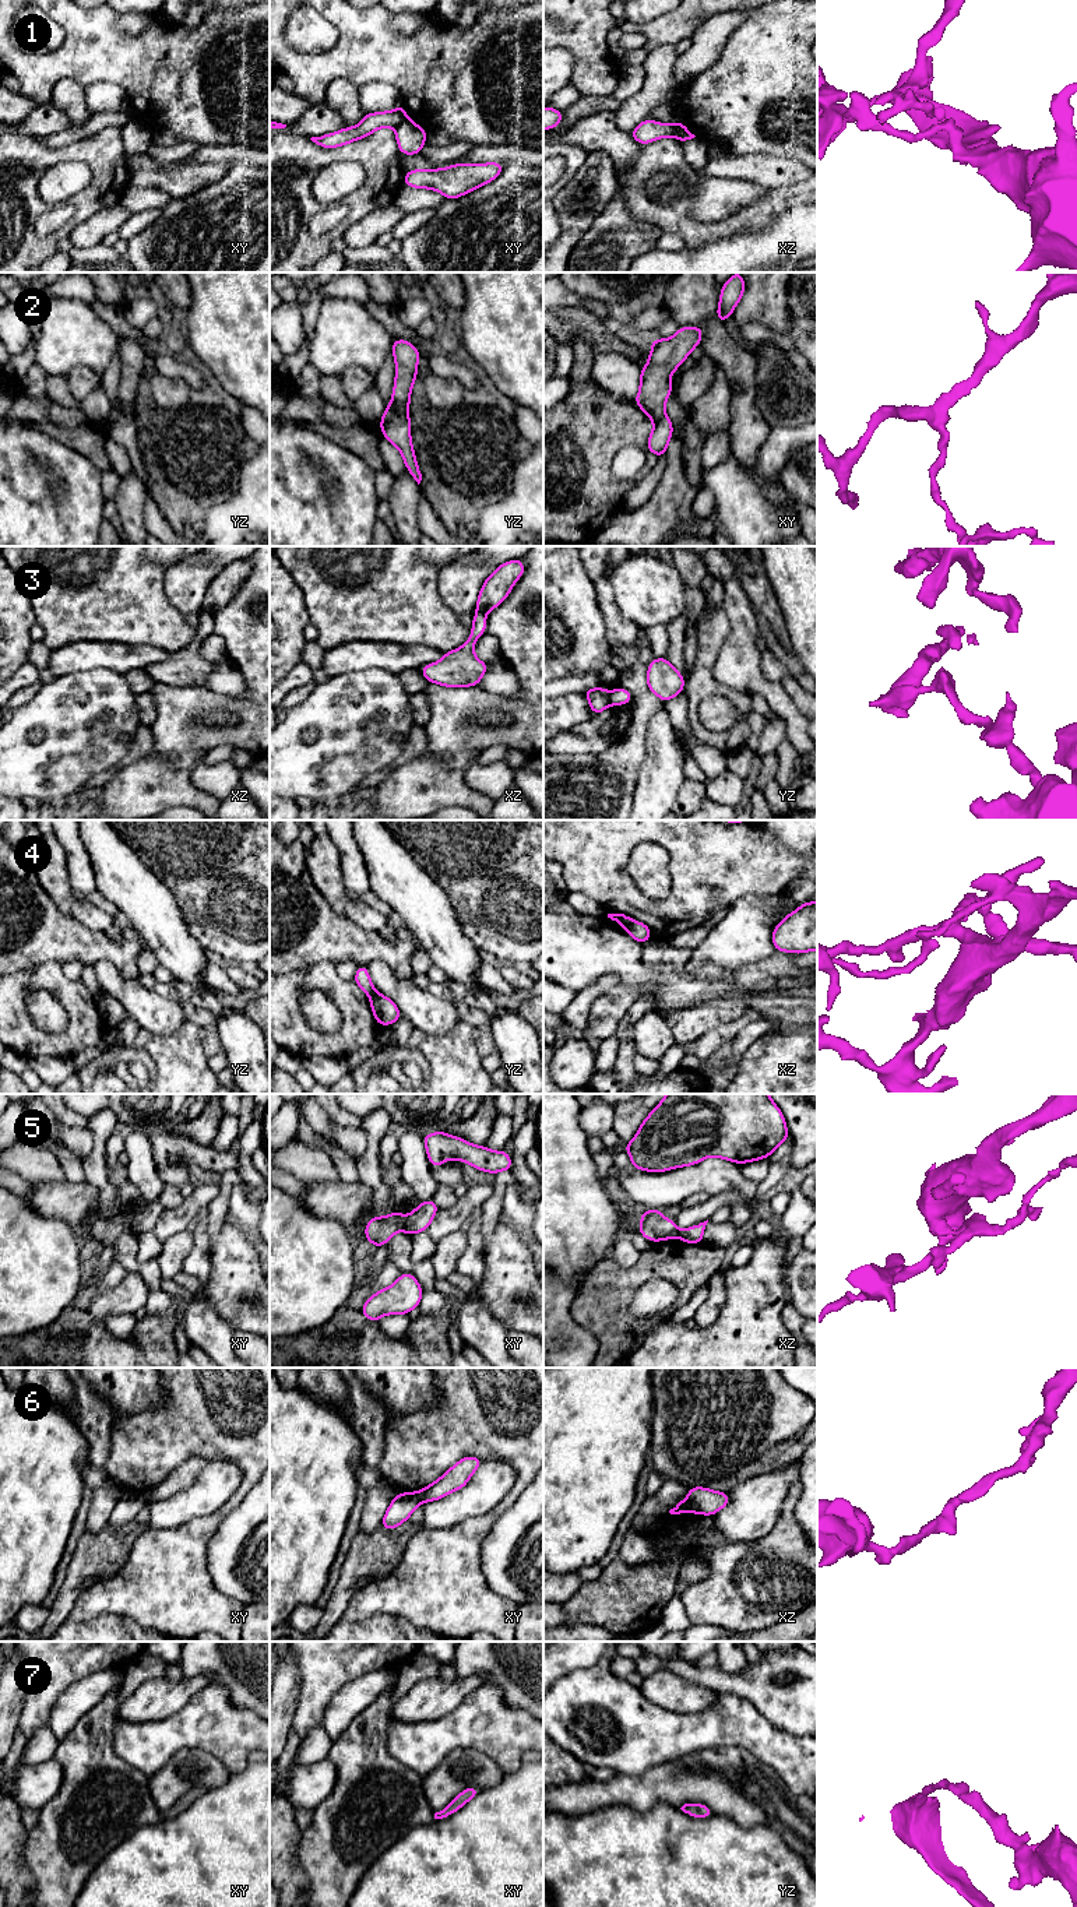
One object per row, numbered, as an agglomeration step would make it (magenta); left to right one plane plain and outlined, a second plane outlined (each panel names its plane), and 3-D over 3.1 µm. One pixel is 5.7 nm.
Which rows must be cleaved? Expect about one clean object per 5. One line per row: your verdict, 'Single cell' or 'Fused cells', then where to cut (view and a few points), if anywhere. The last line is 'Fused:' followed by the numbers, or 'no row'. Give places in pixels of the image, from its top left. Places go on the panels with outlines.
1: Fused cells. Split along xy (407, 116), (394, 127)
2: Fused cells. Split along yz (387, 408), (408, 418)
3: Fused cells. Split along yz (608, 692), (612, 703)
4: Fused cells. Split along xz (633, 921), (623, 926)
5: Fused cells. Split along xy (404, 1217), (401, 1227)
6: Fused cells. Split along xz (687, 1498), (694, 1510)
7: Single cell. No split
Fused: 1, 2, 3, 4, 5, 6

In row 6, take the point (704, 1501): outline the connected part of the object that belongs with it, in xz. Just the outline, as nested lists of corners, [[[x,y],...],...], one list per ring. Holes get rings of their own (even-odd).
[[[703,1486],[689,1488],[687,1499],[697,1514],[714,1516],[729,1503],[728,1492],[715,1492]]]

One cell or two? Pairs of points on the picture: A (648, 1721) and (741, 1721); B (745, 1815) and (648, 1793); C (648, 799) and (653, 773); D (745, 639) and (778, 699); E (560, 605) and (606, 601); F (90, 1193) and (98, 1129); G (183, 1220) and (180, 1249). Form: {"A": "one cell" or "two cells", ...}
{"A": "one cell", "B": "one cell", "C": "one cell", "D": "one cell", "E": "two cells", "F": "two cells", "G": "two cells"}

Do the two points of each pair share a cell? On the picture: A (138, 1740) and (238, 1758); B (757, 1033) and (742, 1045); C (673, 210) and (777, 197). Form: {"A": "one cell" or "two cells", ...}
{"A": "one cell", "B": "one cell", "C": "one cell"}

